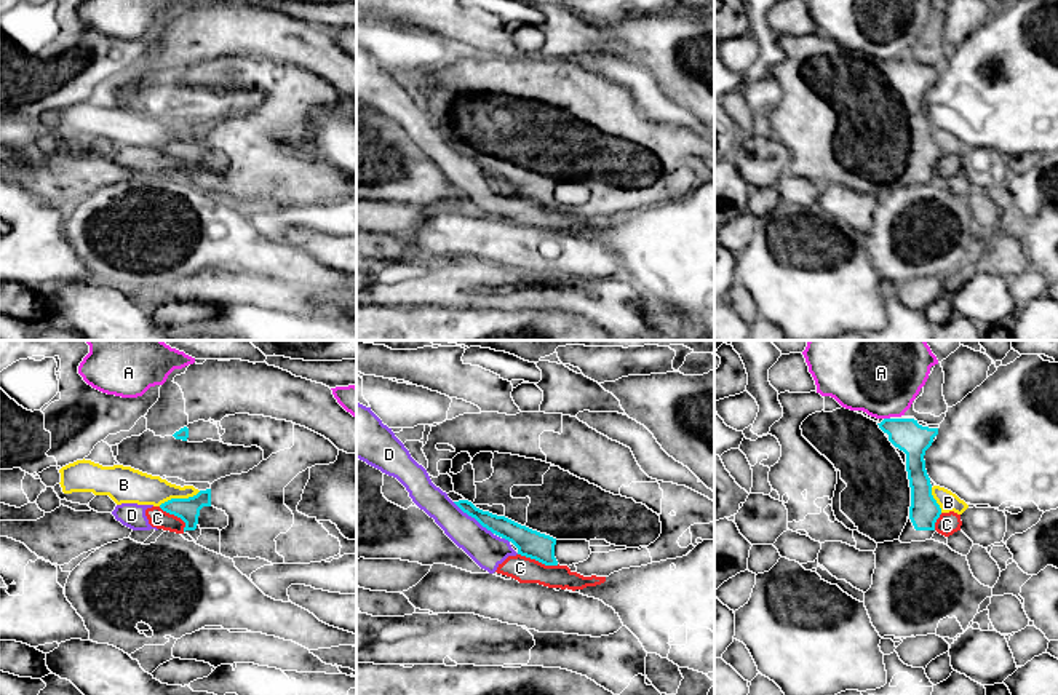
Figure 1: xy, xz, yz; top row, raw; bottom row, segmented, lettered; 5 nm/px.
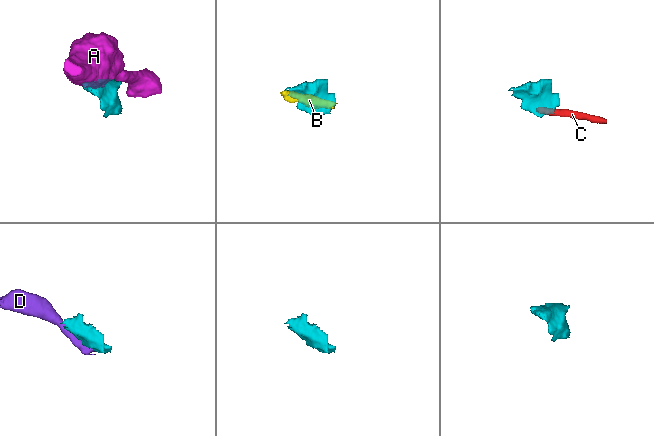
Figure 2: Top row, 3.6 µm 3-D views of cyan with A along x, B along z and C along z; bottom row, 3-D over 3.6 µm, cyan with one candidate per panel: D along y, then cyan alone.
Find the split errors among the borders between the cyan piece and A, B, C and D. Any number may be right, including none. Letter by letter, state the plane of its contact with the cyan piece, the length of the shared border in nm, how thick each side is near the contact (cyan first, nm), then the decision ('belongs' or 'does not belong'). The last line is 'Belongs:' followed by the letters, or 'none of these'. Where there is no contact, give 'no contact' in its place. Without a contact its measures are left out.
A: yz | 30 nm | 160/300 nm | does not belong
B: xy | 220 nm | 110/180 nm | does not belong
C: xz | 220 nm | 140/130 nm | does not belong
D: xz | 260 nm | 100/170 nm | does not belong
Belongs: none of these

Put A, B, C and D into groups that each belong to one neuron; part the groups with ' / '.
A / B / C D

